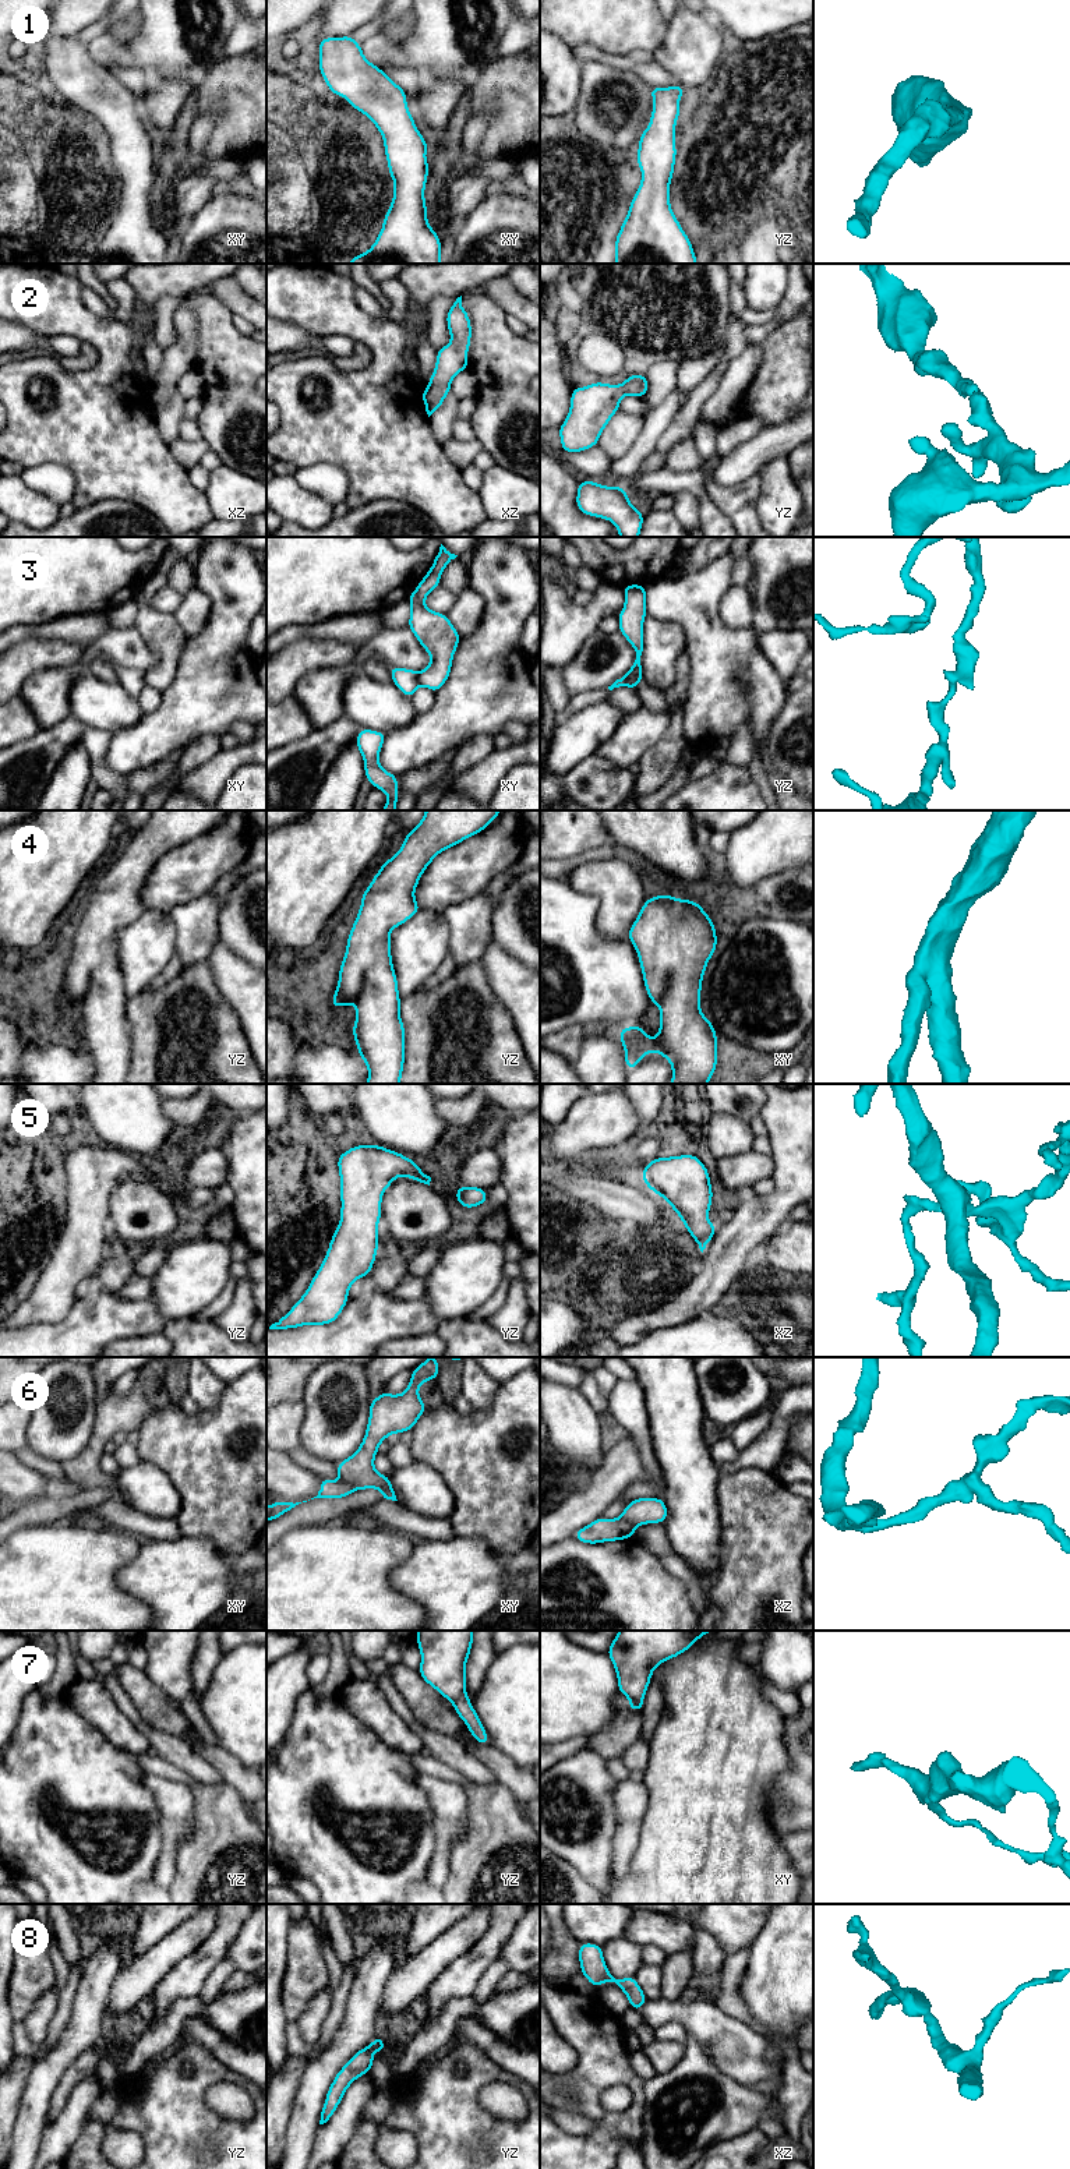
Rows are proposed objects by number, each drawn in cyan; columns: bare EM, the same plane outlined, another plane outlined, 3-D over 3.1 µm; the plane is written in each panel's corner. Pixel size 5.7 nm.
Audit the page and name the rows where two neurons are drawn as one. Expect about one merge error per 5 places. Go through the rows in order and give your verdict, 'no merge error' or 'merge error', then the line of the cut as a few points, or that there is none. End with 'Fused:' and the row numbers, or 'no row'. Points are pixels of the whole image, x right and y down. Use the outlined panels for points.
1: no merge error; no cut
2: no merge error; no cut
3: merge error; cut in yz along (631, 668), (639, 681)
4: no merge error; no cut
5: no merge error; no cut
6: merge error; cut in xy along (342, 1479), (356, 1489)
7: merge error; cut in yz along (465, 1692), (452, 1703)
8: no merge error; no cut
Fused: 3, 6, 7

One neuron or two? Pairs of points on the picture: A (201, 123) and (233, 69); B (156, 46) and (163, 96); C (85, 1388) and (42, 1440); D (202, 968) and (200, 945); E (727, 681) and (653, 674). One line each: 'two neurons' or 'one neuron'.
A: two neurons
B: two neurons
C: one neuron
D: two neurons
E: two neurons

